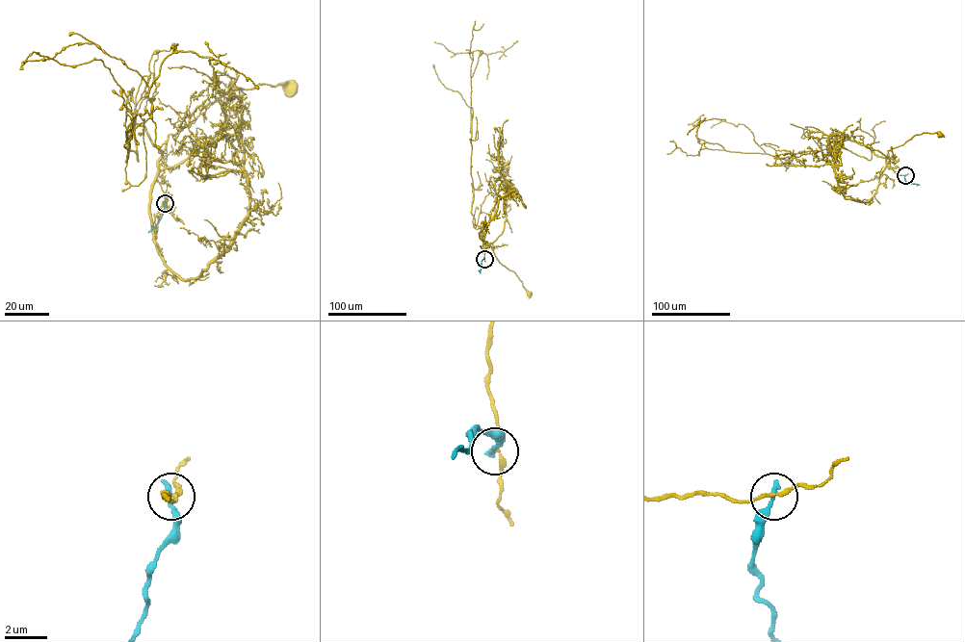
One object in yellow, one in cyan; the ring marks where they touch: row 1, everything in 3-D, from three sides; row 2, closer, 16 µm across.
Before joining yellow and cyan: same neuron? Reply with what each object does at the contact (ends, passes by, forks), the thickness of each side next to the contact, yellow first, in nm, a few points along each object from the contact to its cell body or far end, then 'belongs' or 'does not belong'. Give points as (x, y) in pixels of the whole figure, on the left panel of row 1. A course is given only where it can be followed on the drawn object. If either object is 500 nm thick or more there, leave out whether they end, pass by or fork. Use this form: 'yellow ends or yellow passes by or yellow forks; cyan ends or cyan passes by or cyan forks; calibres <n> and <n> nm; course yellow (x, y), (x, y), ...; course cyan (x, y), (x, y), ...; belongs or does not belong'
yellow passes by; cyan ends; calibres 180 and 300 nm; course yellow (165, 203), (167, 184), (158, 175), (158, 161), (169, 134), (226, 92), (259, 85), (290, 89); course cyan (165, 203), (161, 218), (153, 229); does not belong

